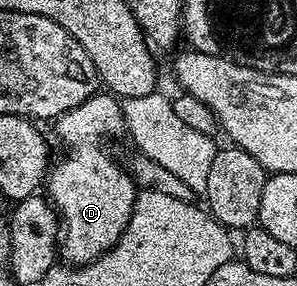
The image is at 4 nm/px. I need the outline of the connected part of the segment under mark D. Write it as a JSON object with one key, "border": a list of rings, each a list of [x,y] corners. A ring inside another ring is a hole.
{"border":[[[100,90],[85,102],[81,102],[81,106],[61,114],[54,121],[53,127],[56,134],[68,144],[67,153],[50,165],[45,181],[46,195],[54,204],[61,221],[61,256],[68,265],[90,264],[118,242],[125,226],[129,226],[129,218],[135,205],[137,185],[130,171],[124,165],[122,168],[103,149],[103,140],[109,139],[110,136],[124,135],[123,106],[114,95]]]}

